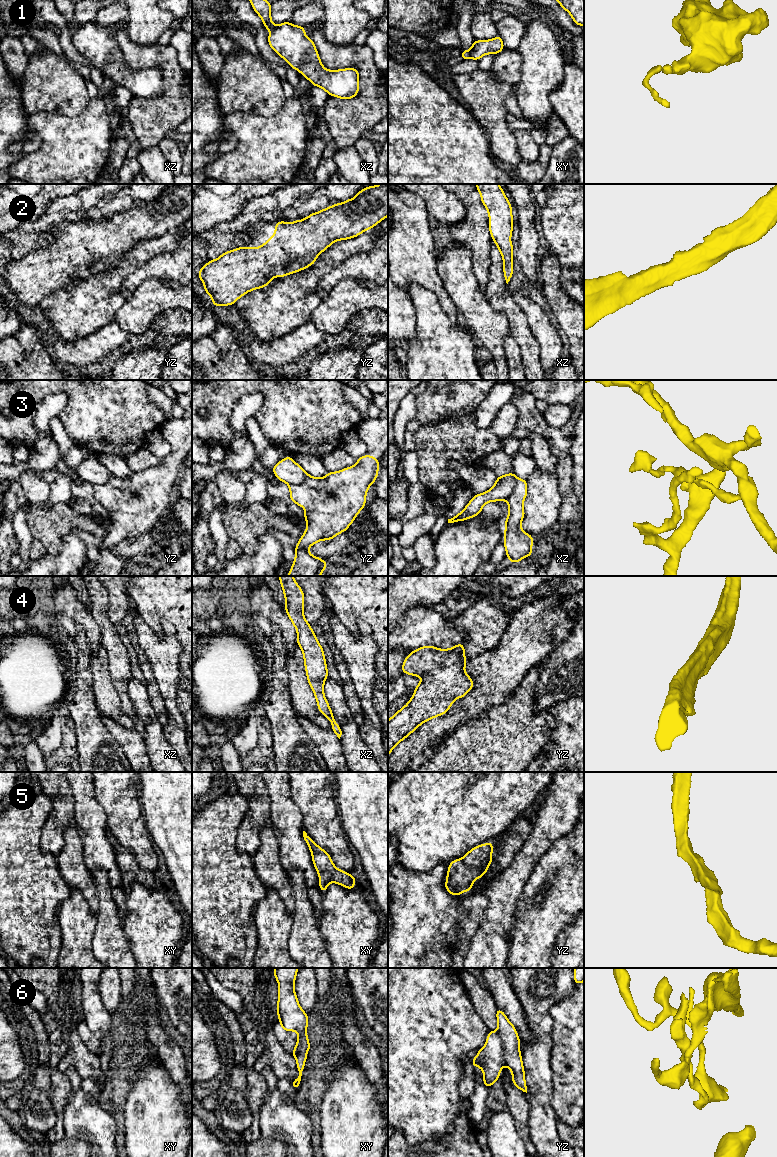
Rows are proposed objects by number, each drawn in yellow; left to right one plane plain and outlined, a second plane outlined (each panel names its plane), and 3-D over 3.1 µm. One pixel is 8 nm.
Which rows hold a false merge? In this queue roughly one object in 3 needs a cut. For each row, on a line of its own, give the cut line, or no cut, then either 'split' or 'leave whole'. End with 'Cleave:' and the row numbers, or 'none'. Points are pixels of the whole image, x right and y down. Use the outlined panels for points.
1: cut in xy along (469, 50), (471, 57); split
2: no cut; leave whole
3: cut in yz along (306, 473), (305, 479), (302, 482), (289, 485); split
4: no cut; leave whole
5: no cut; leave whole
6: cut in yz along (497, 1031), (501, 1040), (502, 1058), (505, 1062); split
Cleave: 1, 3, 6

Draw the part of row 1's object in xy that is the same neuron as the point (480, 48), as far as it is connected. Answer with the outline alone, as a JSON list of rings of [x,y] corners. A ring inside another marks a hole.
[[[499,35],[491,40],[474,40],[470,49],[471,59],[479,60],[486,54],[498,54],[504,49],[504,44]]]

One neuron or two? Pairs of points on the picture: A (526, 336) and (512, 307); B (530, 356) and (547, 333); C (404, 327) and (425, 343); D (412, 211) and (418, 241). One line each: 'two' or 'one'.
A: one
B: two
C: two
D: one

